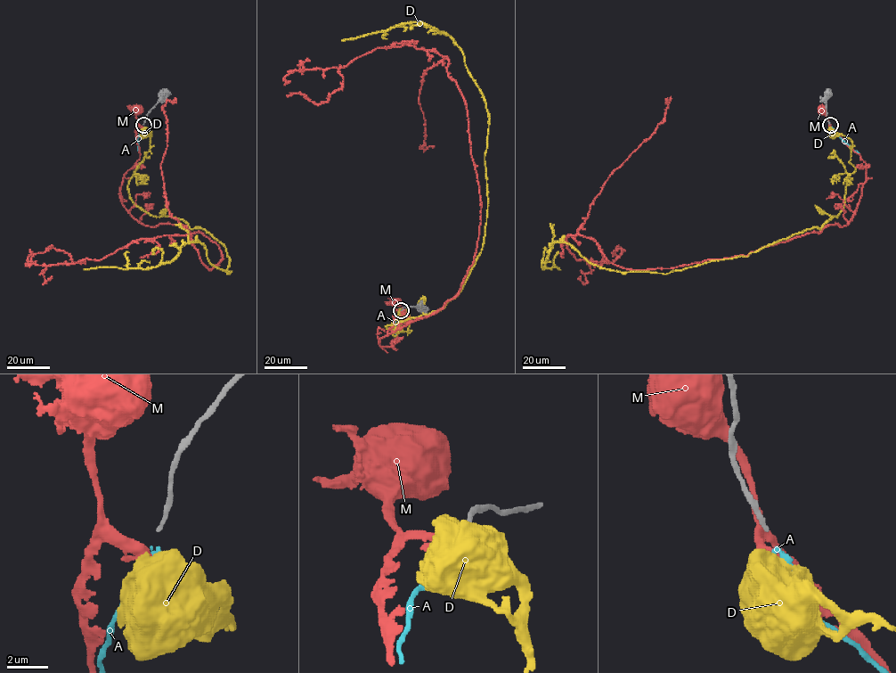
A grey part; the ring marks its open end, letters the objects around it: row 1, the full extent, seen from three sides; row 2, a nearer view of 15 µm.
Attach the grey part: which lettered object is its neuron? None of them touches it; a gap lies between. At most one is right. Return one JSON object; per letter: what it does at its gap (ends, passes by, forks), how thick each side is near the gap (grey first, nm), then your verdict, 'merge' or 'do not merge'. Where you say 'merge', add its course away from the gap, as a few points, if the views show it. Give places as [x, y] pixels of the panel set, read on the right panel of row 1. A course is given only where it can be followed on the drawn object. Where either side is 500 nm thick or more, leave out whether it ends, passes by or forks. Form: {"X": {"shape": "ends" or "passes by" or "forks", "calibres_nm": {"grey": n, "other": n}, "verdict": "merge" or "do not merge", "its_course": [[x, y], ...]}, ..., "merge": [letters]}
{"A": {"shape": "ends", "calibres_nm": {"grey": 190, "other": 280}, "verdict": "merge", "its_course": [[831, 127], [859, 152]]}, "D": {"calibres_nm": {"grey": 190, "other": 800}, "verdict": "do not merge"}, "M": {"shape": "forks", "calibres_nm": {"grey": 190, "other": 360}, "verdict": "do not merge"}, "merge": ["A"]}

